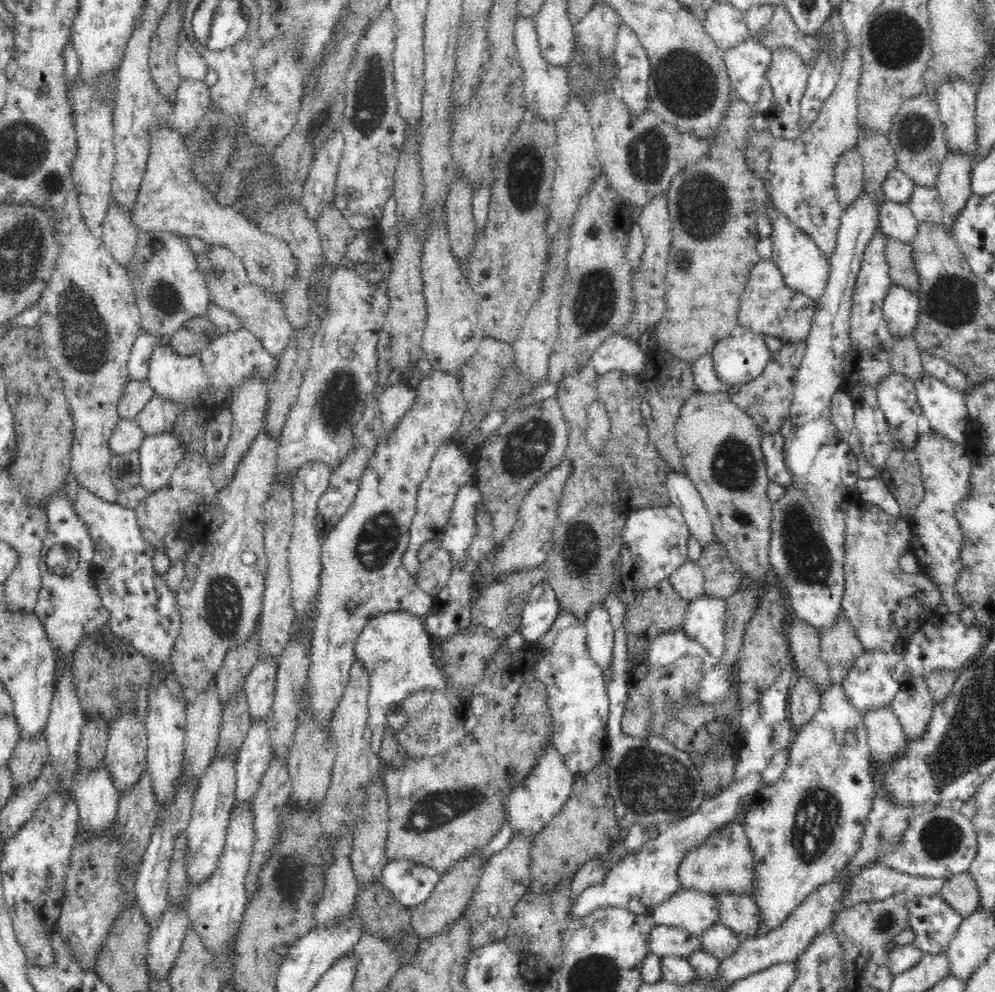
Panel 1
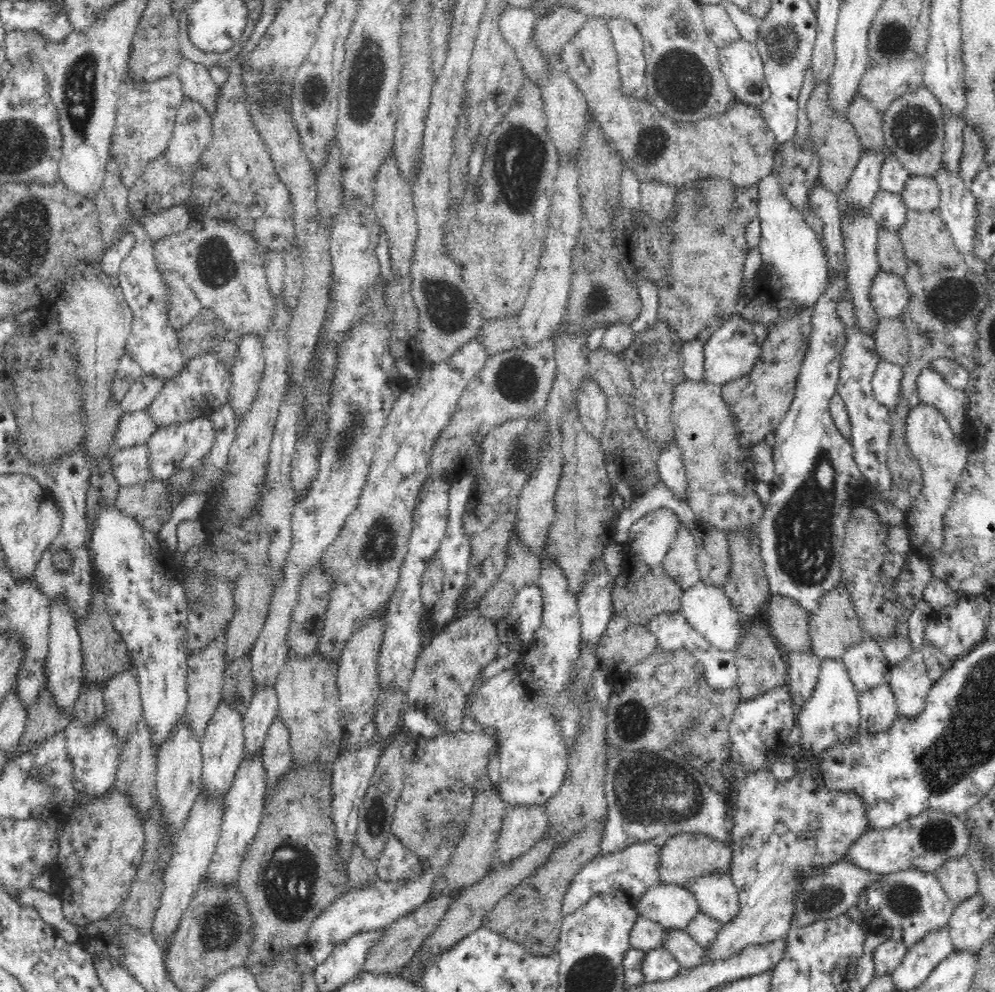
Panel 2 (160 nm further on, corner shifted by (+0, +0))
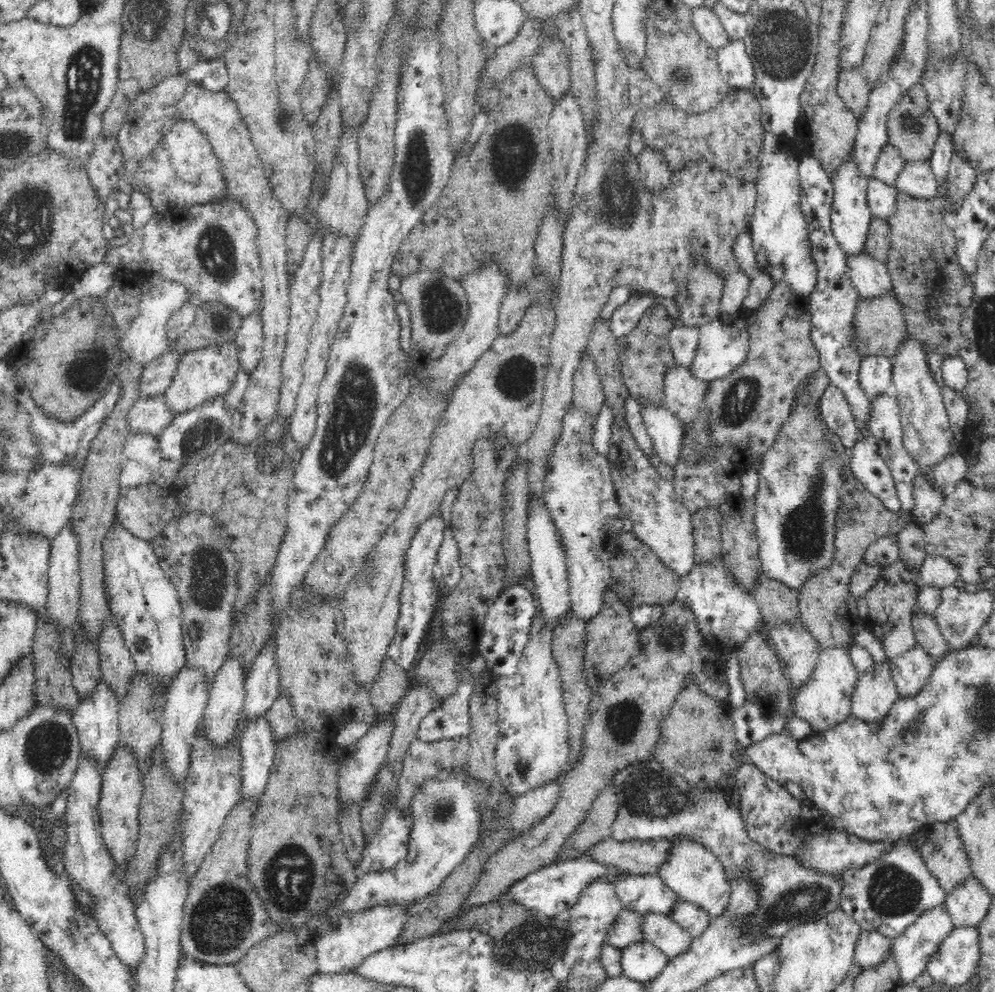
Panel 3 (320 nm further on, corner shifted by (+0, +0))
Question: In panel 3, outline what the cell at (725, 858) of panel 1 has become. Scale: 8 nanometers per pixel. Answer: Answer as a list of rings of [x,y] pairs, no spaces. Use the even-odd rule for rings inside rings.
[[[610,836],[599,840],[582,857],[586,856],[622,873],[656,875],[660,866],[668,860],[670,850],[670,839],[632,839],[618,842]]]

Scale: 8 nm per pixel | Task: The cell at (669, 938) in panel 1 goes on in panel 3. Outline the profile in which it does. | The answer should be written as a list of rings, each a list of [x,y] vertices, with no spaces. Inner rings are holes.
[[[622,909],[617,914],[615,923],[610,927],[606,942],[618,948],[624,948],[627,944],[643,940],[642,915]]]

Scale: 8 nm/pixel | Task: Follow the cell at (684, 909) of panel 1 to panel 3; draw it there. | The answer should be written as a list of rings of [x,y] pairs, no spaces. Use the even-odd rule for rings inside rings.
[[[656,874],[620,875],[615,882],[624,909],[670,916],[679,896]]]

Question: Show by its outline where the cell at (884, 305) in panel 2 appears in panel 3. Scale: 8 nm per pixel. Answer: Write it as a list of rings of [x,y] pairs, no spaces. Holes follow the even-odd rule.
[[[864,252],[846,255],[846,263],[848,263],[848,277],[859,292],[859,297],[870,300],[886,296],[889,292],[894,294],[894,283],[884,263]]]

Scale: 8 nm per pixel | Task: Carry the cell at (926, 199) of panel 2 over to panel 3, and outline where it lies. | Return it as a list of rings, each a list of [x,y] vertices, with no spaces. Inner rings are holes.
[[[931,160],[905,161],[895,187],[912,197],[932,200],[938,192],[938,181]]]

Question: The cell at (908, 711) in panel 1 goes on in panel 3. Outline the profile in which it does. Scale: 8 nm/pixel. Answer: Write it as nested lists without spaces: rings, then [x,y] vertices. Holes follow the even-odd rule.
[[[916,643],[914,648],[890,661],[890,674],[899,695],[915,695],[925,686],[934,670],[935,663],[922,645]]]

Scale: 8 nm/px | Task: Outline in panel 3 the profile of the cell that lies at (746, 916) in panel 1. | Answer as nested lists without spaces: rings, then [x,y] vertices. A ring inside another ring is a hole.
[[[679,836],[671,838],[671,844],[670,856],[657,870],[657,875],[683,901],[698,905],[712,918],[723,915],[731,899],[731,883],[717,857],[698,839]]]

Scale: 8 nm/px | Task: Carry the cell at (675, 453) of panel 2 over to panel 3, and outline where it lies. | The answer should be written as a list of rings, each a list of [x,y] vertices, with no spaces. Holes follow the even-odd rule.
[[[641,405],[640,414],[660,462],[675,467],[681,451],[684,425],[664,405]]]

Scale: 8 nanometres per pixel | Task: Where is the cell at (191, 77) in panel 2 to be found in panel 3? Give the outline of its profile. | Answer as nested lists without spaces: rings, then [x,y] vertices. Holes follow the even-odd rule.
[[[188,82],[188,87],[182,100],[178,101],[177,112],[179,120],[193,122],[203,134],[207,136],[214,154],[221,164],[223,178],[227,182],[227,196],[250,212],[257,226],[257,238],[259,243],[259,258],[261,261],[261,278],[263,281],[263,308],[262,324],[264,333],[262,358],[260,358],[256,370],[249,376],[249,384],[242,402],[235,408],[232,418],[232,440],[240,444],[253,443],[262,434],[266,424],[270,424],[273,416],[277,414],[280,391],[282,387],[281,364],[287,339],[288,325],[290,323],[290,291],[291,283],[288,274],[288,248],[286,245],[287,220],[289,214],[280,204],[280,200],[273,193],[270,179],[264,172],[264,167],[257,150],[253,145],[250,131],[244,123],[244,119],[238,110],[237,104],[230,98],[225,90],[214,92],[206,90],[197,82]]]

